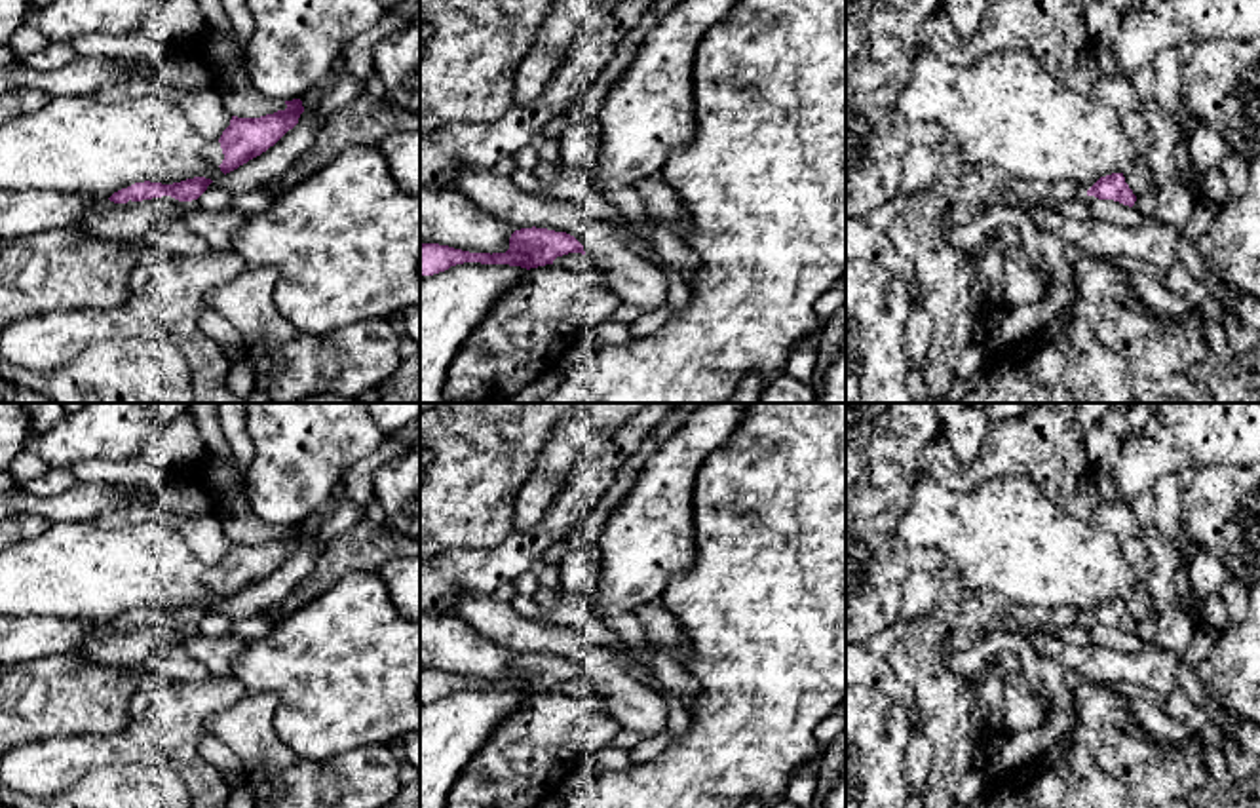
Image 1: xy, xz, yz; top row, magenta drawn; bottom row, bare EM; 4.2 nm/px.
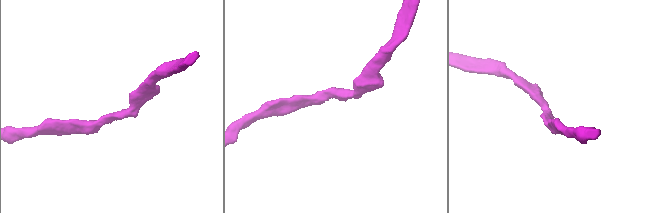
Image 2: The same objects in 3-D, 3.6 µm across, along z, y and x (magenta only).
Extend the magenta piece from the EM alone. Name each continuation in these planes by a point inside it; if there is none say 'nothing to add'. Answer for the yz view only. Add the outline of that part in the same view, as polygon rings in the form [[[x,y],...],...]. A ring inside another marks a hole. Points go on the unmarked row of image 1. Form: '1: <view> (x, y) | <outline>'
nothing to add

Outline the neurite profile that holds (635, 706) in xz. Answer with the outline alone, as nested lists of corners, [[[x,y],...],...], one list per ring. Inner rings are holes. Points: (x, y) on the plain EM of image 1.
[[[479,593],[454,595],[452,614],[517,656],[536,652],[574,662],[591,694],[608,703],[621,728],[635,730],[642,740],[667,730],[669,700],[631,679],[616,652],[587,644],[576,627],[525,618],[511,603]]]

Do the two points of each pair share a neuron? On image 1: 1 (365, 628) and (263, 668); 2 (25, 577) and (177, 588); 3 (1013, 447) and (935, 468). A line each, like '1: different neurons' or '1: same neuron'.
1: same neuron
2: same neuron
3: same neuron

